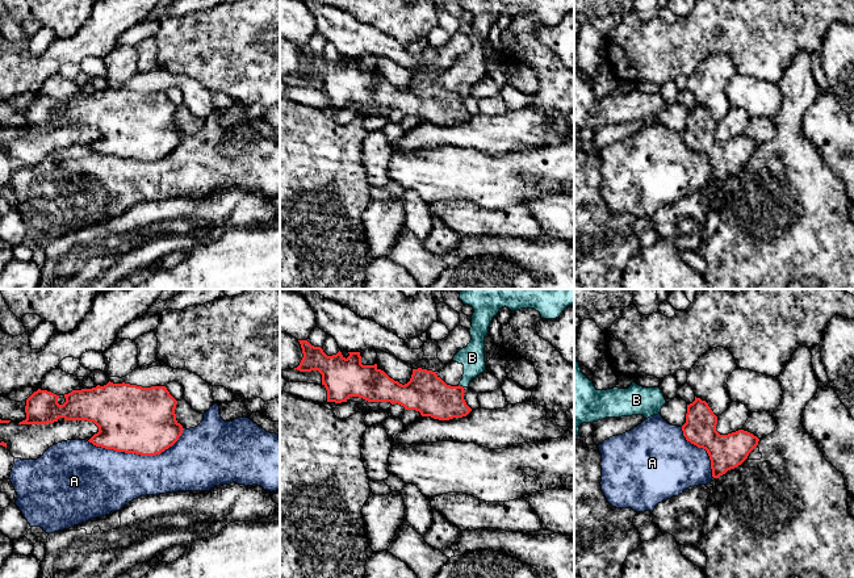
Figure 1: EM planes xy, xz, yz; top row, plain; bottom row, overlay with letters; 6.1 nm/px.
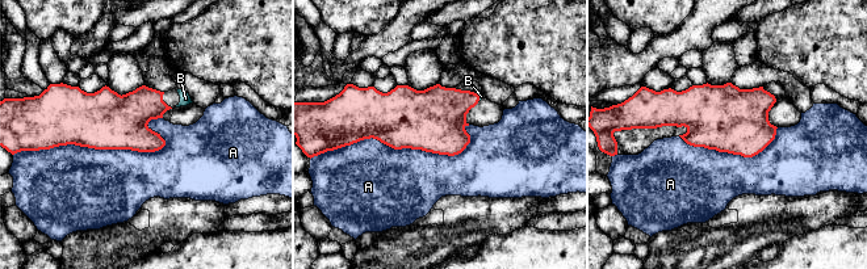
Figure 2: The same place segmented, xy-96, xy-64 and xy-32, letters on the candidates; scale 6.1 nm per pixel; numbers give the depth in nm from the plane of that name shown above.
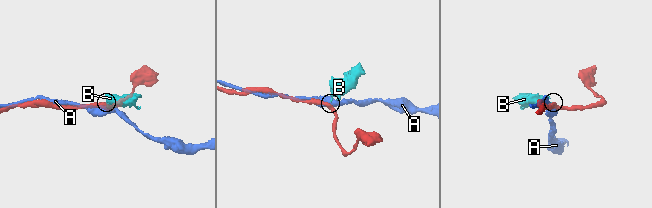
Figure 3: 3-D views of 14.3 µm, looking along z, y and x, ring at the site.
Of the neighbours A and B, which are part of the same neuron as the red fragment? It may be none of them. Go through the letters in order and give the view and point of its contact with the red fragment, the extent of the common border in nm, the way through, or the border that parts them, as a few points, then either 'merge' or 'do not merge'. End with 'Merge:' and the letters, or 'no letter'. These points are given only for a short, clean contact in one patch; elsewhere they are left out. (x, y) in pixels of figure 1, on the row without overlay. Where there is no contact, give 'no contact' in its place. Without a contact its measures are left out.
A: meets red in xy at (138, 159); contact 600 nm long; do not merge
B: meets red in xz at (461, 92); contact 40 nm long; runs through xz (427, 99), (455, 99), (461, 92), (472, 75), (472, 63); merge
Merge: B

